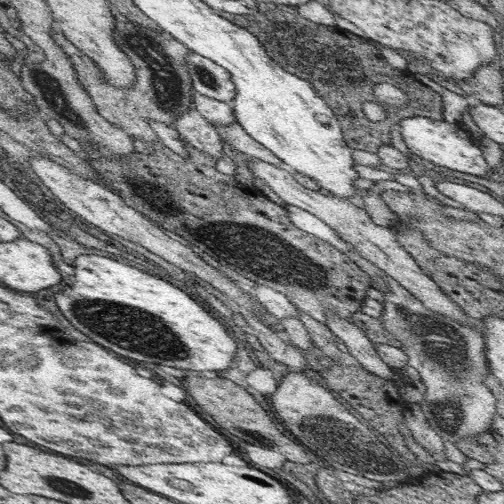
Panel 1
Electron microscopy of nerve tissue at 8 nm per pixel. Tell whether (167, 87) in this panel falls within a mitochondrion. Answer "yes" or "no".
yes

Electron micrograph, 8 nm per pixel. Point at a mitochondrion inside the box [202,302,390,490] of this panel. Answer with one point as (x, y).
(315, 431)

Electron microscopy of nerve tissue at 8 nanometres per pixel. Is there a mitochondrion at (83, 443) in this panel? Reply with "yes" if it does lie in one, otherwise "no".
no

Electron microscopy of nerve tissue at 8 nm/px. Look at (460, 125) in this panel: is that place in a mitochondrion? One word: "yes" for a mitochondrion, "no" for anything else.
no

